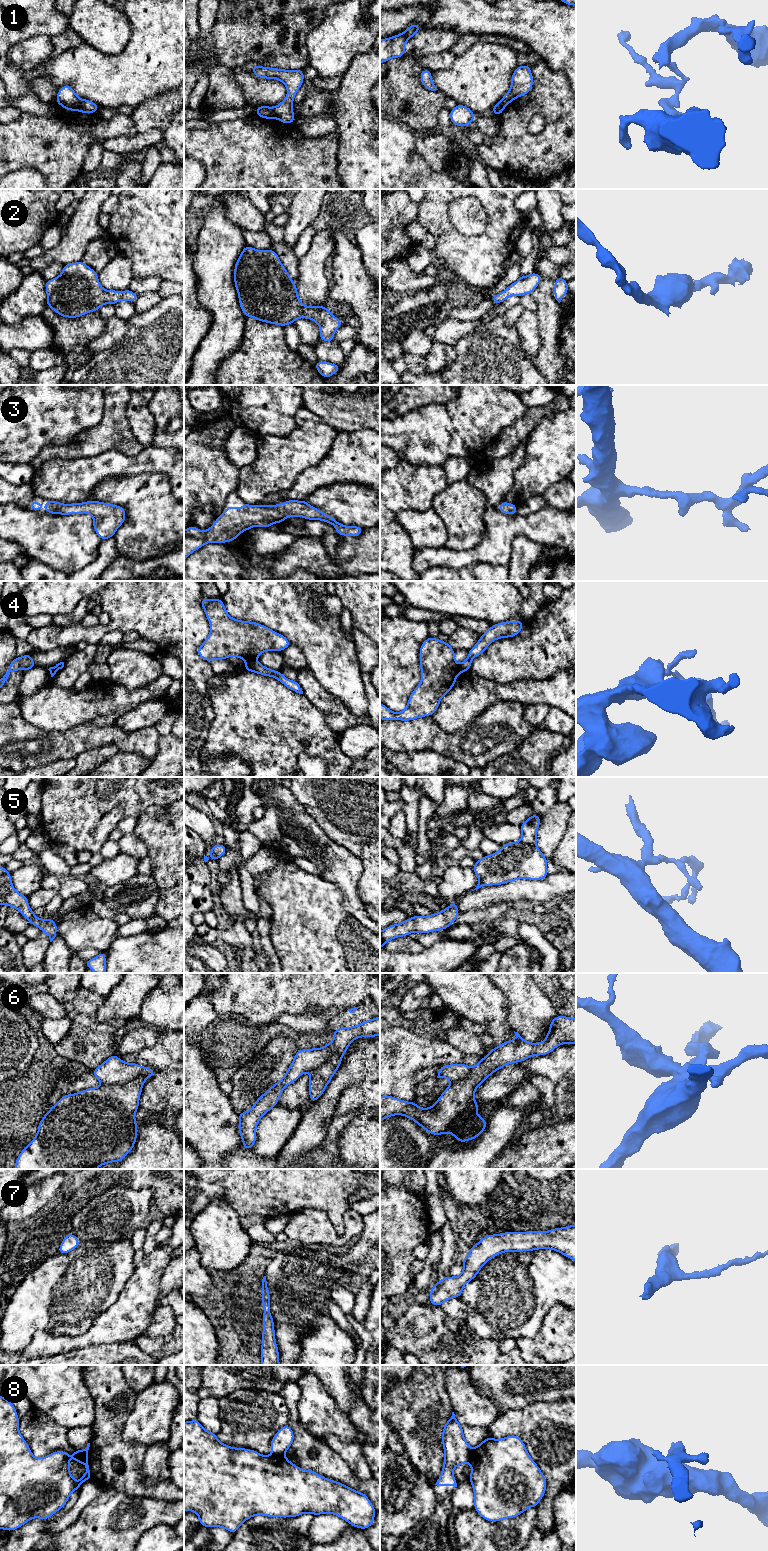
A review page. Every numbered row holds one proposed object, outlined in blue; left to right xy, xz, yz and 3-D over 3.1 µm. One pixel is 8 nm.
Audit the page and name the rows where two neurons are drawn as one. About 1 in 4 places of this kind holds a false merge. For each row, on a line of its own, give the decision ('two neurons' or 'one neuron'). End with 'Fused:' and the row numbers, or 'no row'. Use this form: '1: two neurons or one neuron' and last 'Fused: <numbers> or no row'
1: two neurons
2: one neuron
3: one neuron
4: two neurons
5: one neuron
6: two neurons
7: one neuron
8: two neurons
Fused: 1, 4, 6, 8

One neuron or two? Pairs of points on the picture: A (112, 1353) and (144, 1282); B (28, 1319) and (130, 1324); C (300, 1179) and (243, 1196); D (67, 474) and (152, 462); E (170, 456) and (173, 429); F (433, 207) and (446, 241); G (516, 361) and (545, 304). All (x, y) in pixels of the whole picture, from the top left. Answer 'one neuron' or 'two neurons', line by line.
A: two neurons
B: two neurons
C: one neuron
D: one neuron
E: two neurons
F: one neuron
G: two neurons

